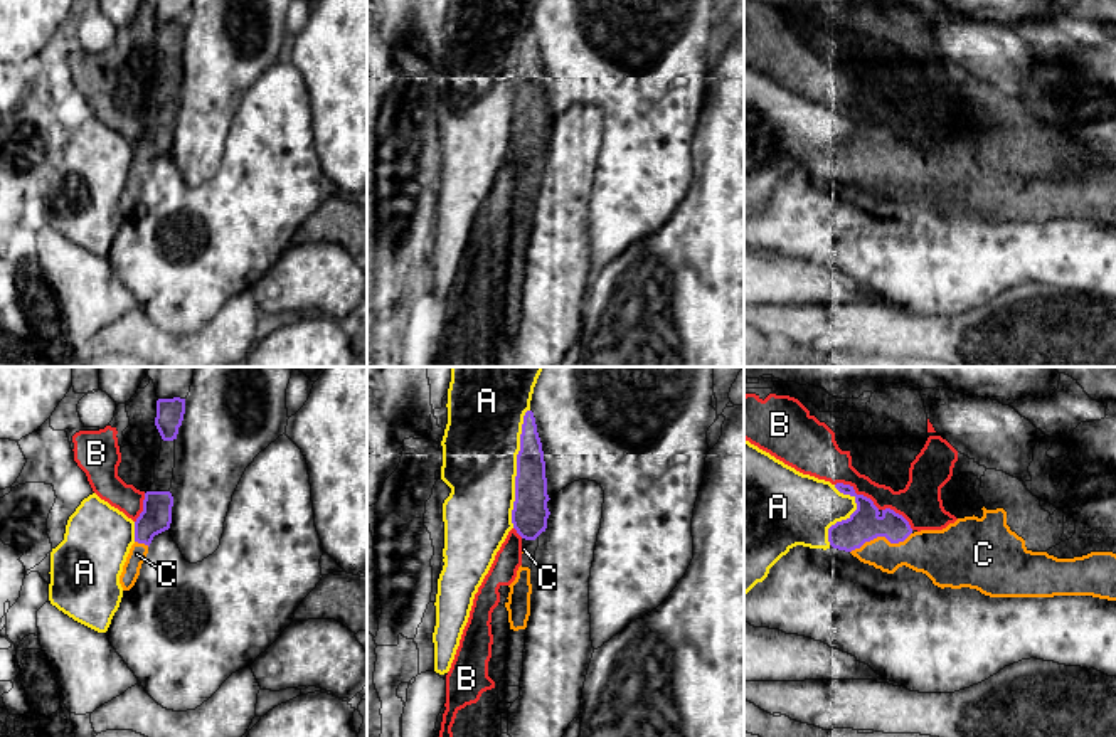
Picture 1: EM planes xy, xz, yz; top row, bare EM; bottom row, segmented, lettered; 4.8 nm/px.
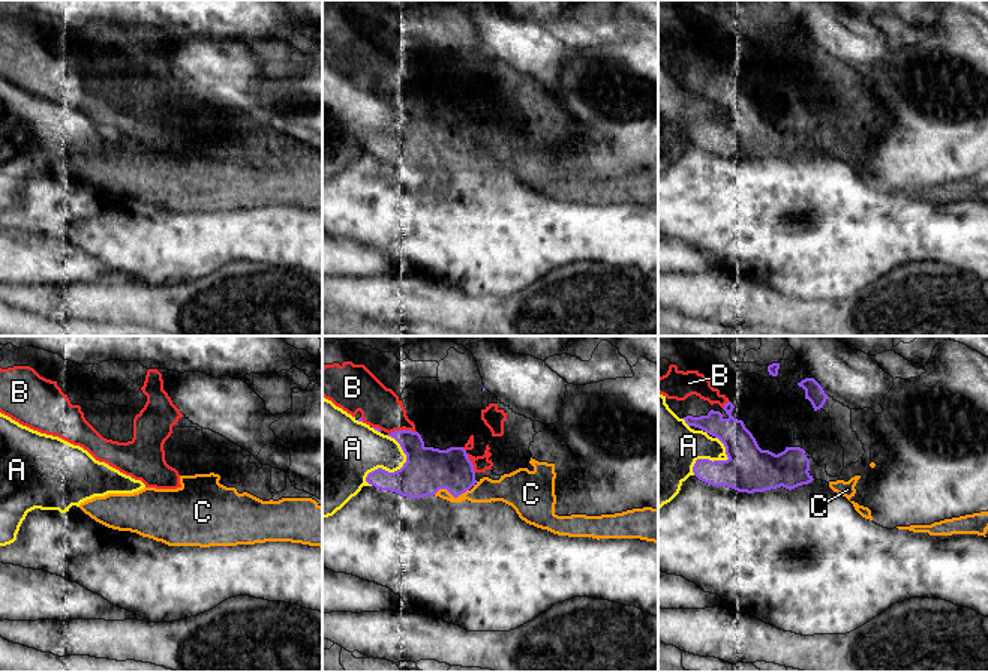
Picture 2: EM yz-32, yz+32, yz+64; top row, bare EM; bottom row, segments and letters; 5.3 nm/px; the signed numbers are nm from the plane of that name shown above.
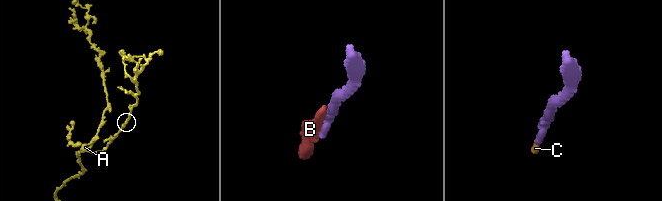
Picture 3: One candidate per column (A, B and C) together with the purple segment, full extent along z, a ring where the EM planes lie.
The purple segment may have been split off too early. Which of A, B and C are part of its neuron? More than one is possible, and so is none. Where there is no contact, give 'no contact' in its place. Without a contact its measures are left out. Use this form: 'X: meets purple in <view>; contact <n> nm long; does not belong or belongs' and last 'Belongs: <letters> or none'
A: meets purple in xz; contact 550 nm long; does not belong
B: meets purple in yz; contact 240 nm long; does not belong
C: meets purple in yz; contact 320 nm long; belongs
Belongs: C

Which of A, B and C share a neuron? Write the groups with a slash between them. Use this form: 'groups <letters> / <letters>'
groups A / B / C

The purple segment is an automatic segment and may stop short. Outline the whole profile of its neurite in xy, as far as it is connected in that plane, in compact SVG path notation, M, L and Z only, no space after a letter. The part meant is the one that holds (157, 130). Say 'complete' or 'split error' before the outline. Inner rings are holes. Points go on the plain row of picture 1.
split error; M170 114L145 116L143 135L135 145L135 167L120 199L123 214L130 214L135 209L153 160L170 151L172 130L173 119Z

